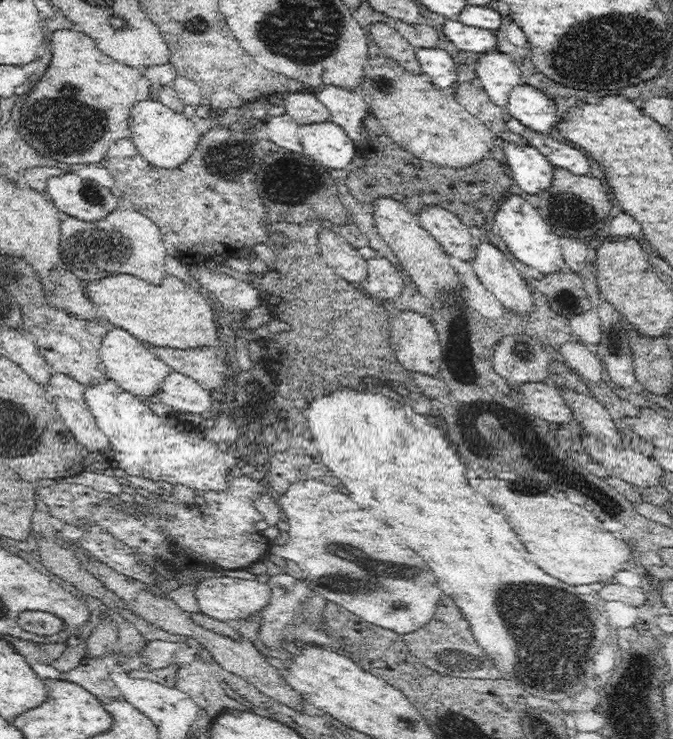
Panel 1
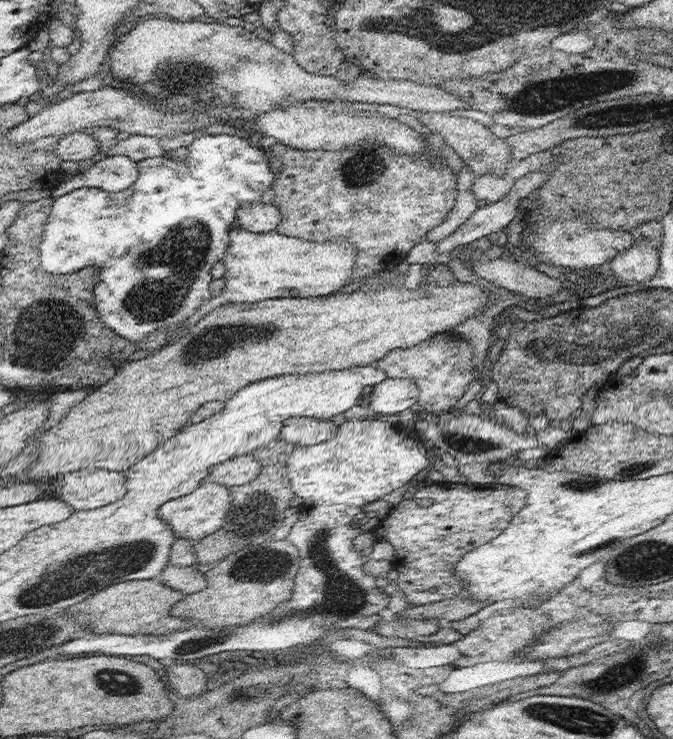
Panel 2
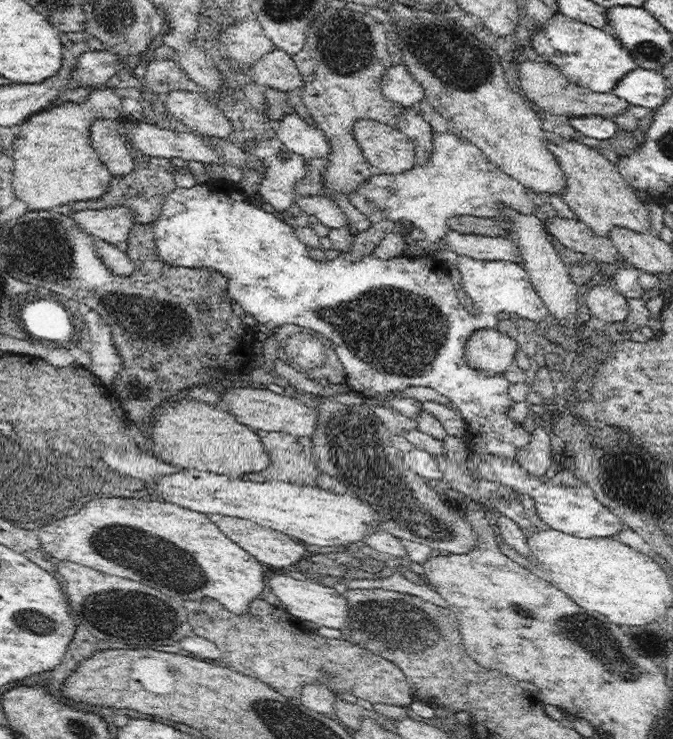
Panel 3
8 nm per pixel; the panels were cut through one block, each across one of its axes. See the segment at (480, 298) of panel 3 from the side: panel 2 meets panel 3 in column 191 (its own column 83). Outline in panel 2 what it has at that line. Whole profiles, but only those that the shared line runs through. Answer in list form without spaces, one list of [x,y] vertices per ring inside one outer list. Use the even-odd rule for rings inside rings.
[[[211,134],[211,136],[195,136],[195,140],[187,146],[187,158],[185,160],[171,160],[173,156],[171,154],[165,154],[165,156],[153,156],[153,158],[145,158],[145,160],[139,160],[137,162],[137,168],[139,168],[139,178],[137,182],[123,190],[123,192],[105,192],[105,190],[99,190],[99,188],[77,188],[73,192],[67,192],[59,198],[53,200],[53,206],[51,206],[51,214],[47,218],[47,224],[43,228],[43,240],[41,240],[41,268],[47,272],[47,274],[73,274],[77,270],[83,270],[83,268],[97,268],[99,270],[99,276],[97,276],[97,282],[95,282],[95,288],[93,288],[93,306],[95,310],[101,314],[101,320],[107,328],[111,328],[111,332],[115,332],[117,336],[121,336],[125,340],[125,344],[139,344],[143,342],[153,330],[157,330],[159,326],[171,326],[179,320],[185,320],[193,314],[193,310],[197,306],[203,304],[203,300],[209,300],[209,282],[213,280],[209,276],[209,270],[215,262],[223,260],[223,254],[227,252],[229,248],[229,232],[231,232],[231,224],[233,220],[237,220],[237,208],[243,204],[243,202],[257,202],[261,200],[261,194],[265,190],[269,190],[269,186],[273,184],[275,176],[271,174],[269,170],[269,164],[267,164],[267,156],[269,152],[261,150],[261,148],[255,148],[255,146],[249,146],[249,140],[245,138],[237,138],[237,136],[227,136],[227,134]]]

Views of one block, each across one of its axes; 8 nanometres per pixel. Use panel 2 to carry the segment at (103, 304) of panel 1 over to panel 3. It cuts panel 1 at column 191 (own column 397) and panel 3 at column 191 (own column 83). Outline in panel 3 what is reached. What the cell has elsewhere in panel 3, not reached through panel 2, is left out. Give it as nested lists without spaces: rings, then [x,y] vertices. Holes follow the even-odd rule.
[[[186,394],[170,400],[158,410],[150,442],[150,452],[154,456],[180,466],[180,470],[202,468],[206,472],[216,472],[218,476],[240,480],[248,472],[266,472],[270,466],[270,458],[254,428],[238,422],[230,410],[224,412],[214,404],[186,398]]]

